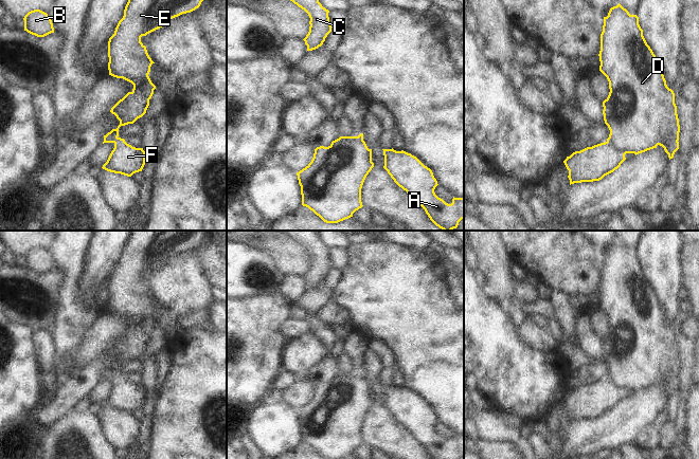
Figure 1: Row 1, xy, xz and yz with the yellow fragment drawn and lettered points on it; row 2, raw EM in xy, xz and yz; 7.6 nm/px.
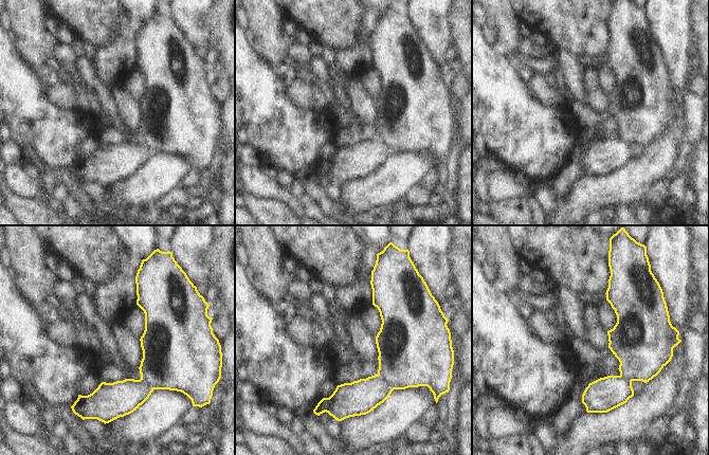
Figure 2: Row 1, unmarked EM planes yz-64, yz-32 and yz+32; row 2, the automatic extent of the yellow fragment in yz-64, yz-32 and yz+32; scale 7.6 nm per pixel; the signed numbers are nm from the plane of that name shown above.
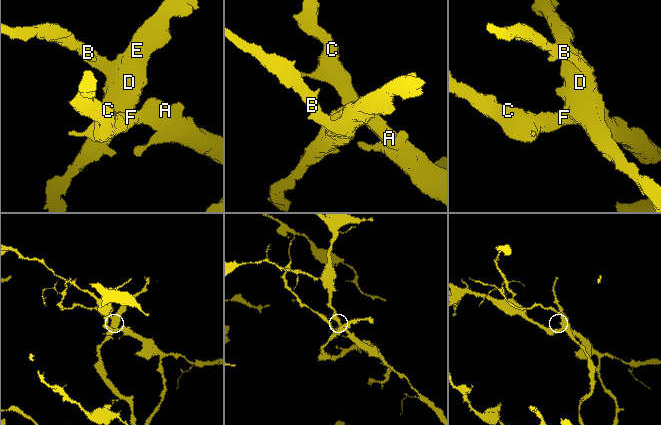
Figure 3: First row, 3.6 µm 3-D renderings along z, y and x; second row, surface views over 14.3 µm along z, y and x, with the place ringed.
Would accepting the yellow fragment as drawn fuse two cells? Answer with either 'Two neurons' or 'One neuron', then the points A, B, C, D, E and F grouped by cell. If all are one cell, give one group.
Two neurons. Groups: A C F / B D E.

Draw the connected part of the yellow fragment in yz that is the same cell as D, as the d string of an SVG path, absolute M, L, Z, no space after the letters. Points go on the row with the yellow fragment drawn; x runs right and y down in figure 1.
M620 3L611 7L608 16L604 17L598 56L599 71L607 77L610 89L608 97L603 102L604 121L610 130L607 143L617 147L624 154L634 153L635 155L660 145L668 154L669 160L673 159L679 149L680 132L675 93L667 87L656 55L643 36L639 17L630 15Z

